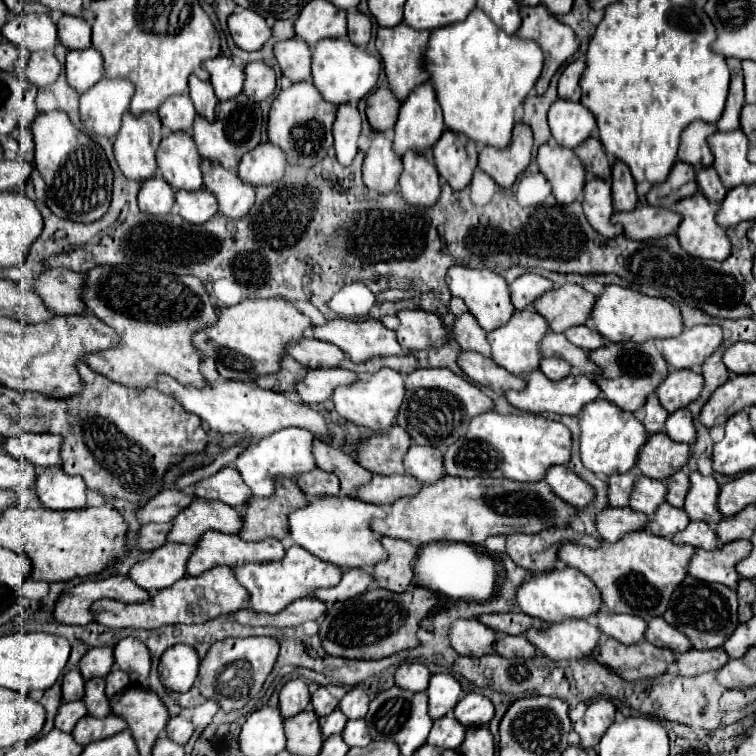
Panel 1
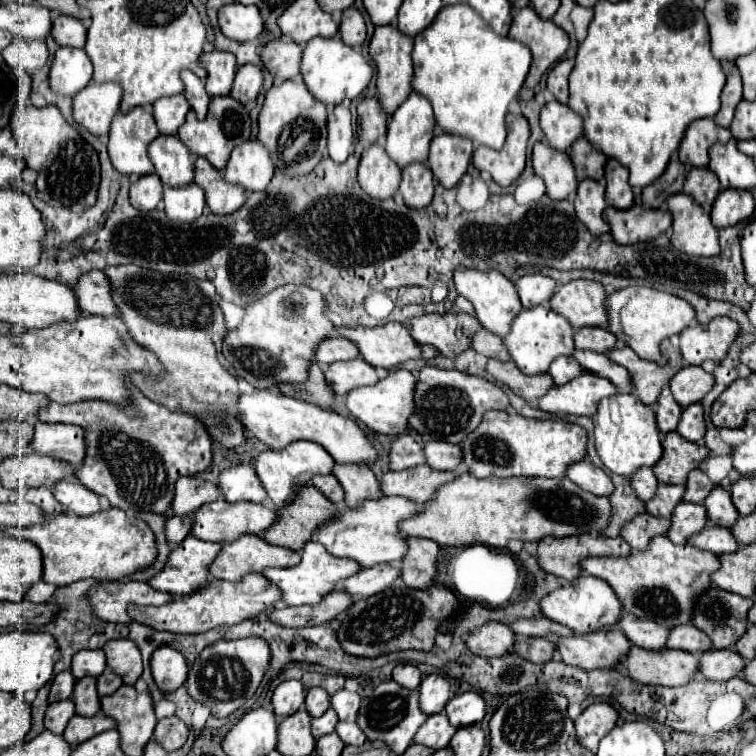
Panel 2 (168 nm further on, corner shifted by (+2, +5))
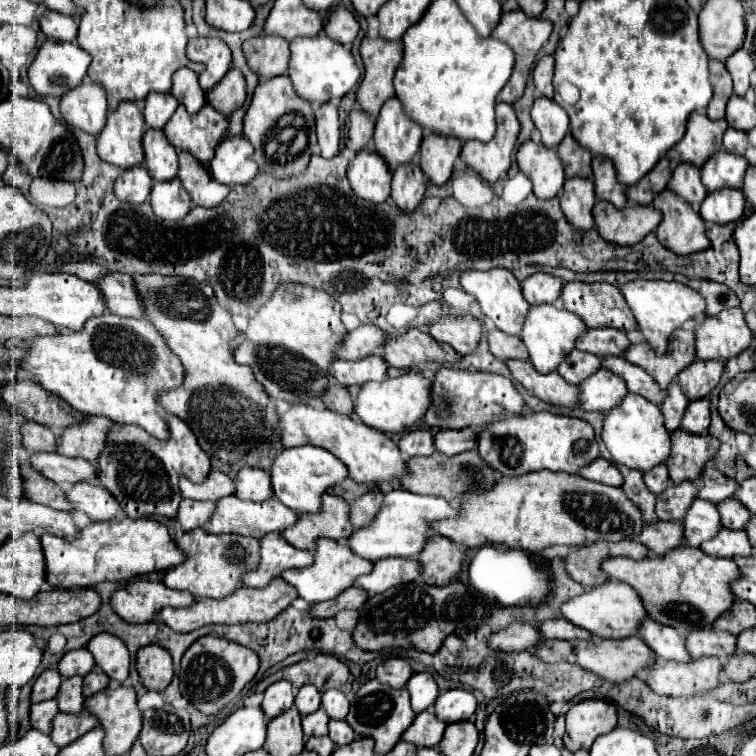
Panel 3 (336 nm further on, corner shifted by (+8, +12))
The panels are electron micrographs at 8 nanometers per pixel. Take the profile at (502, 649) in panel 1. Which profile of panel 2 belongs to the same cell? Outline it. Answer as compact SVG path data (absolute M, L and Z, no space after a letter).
M528 637L528 639L516 639L514 643L514 653L520 655L526 661L532 663L546 663L552 659L554 643L544 639L544 637Z

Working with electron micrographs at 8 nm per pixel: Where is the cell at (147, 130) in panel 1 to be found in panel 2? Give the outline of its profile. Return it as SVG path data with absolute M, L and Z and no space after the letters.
M134 107L128 113L116 113L114 123L110 129L110 141L108 141L108 155L112 159L112 165L122 175L150 175L154 173L154 165L148 157L148 145L152 139L160 135L156 121L152 113L148 113L144 107Z

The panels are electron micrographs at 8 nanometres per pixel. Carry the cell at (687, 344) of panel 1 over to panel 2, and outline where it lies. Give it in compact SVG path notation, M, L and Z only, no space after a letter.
M714 317L706 325L695 322L682 329L678 335L678 349L684 365L700 365L706 359L714 363L722 361L736 335L738 323L730 317Z

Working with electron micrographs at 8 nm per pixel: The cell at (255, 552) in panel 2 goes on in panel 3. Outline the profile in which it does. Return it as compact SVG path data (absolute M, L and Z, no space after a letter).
M270 534L260 540L260 568L256 572L248 572L244 576L244 586L250 588L266 588L274 578L278 578L284 570L304 568L314 562L312 552L298 550L286 542L282 534Z

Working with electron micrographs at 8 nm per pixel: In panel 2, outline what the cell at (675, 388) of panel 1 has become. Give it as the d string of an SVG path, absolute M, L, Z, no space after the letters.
M682 367L670 379L670 391L674 401L684 409L690 403L698 403L710 389L714 387L714 377L706 373L702 367Z

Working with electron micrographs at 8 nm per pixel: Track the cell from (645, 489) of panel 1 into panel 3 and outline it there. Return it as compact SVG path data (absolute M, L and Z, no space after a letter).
M682 482L682 484L670 484L656 502L656 514L660 520L684 520L692 500L696 500L700 490L698 482Z

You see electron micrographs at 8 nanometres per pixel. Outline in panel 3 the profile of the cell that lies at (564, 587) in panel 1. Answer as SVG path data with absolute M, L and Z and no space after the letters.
M608 580L602 586L596 586L594 590L584 592L582 596L576 596L568 602L562 604L562 616L566 620L570 620L572 624L588 630L590 634L598 636L598 638L608 638L608 640L624 640L630 636L638 634L638 628L642 624L642 620L648 616L642 598L638 596L638 592L634 588L630 588L624 582L616 582L616 580Z

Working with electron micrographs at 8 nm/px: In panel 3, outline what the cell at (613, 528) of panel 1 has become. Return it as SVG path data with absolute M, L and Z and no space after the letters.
M658 522L658 524L646 524L640 542L654 552L654 556L664 556L670 550L684 546L684 526L680 522Z

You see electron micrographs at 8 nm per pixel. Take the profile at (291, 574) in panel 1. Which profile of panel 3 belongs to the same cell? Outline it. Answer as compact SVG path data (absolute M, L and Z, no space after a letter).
M320 538L316 552L314 552L314 564L308 566L308 568L300 568L300 570L286 570L282 574L282 578L288 580L298 590L300 598L304 598L310 604L316 604L316 602L336 598L340 592L350 588L356 582L358 576L372 572L372 568L374 568L372 560L366 560L366 558L354 554L344 542Z

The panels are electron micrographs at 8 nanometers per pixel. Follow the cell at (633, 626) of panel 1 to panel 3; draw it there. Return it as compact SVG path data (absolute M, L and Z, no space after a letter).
M646 618L640 626L640 636L660 660L674 660L684 664L692 660L692 656L686 650L686 636L674 628L656 624L654 620Z

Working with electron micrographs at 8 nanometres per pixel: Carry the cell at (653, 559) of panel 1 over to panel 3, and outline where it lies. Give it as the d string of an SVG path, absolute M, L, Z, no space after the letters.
M692 546L674 548L664 558L608 558L602 562L602 568L612 580L626 582L638 590L652 620L672 626L684 634L692 630L712 630L714 620L732 608L734 594L730 584L740 578L740 570L734 560L712 558Z

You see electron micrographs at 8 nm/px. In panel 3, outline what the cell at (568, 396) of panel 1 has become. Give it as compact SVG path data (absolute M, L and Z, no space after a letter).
M600 368L594 376L580 384L580 408L606 412L616 408L628 394L626 382L608 368Z

